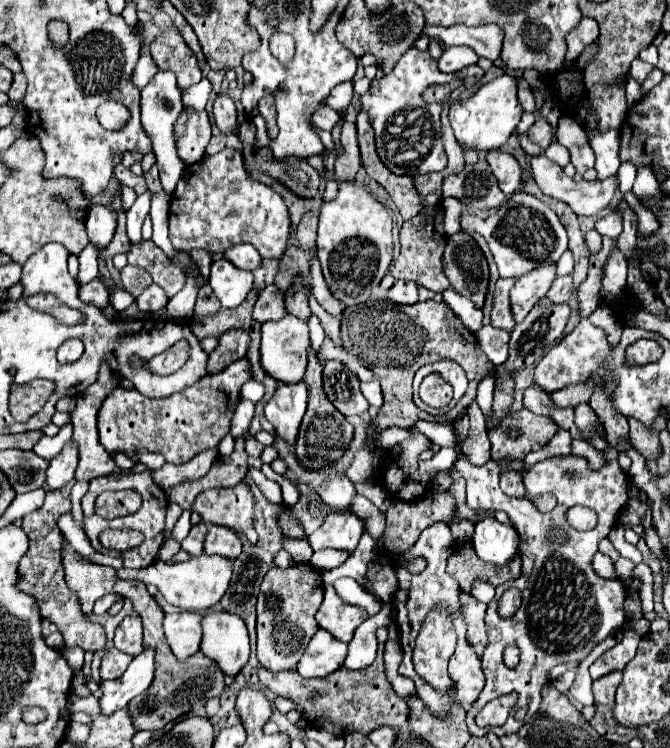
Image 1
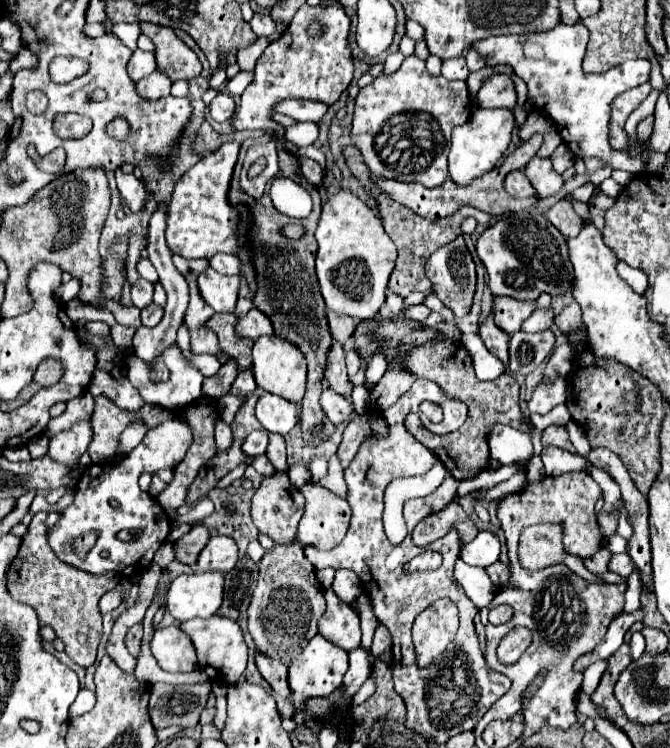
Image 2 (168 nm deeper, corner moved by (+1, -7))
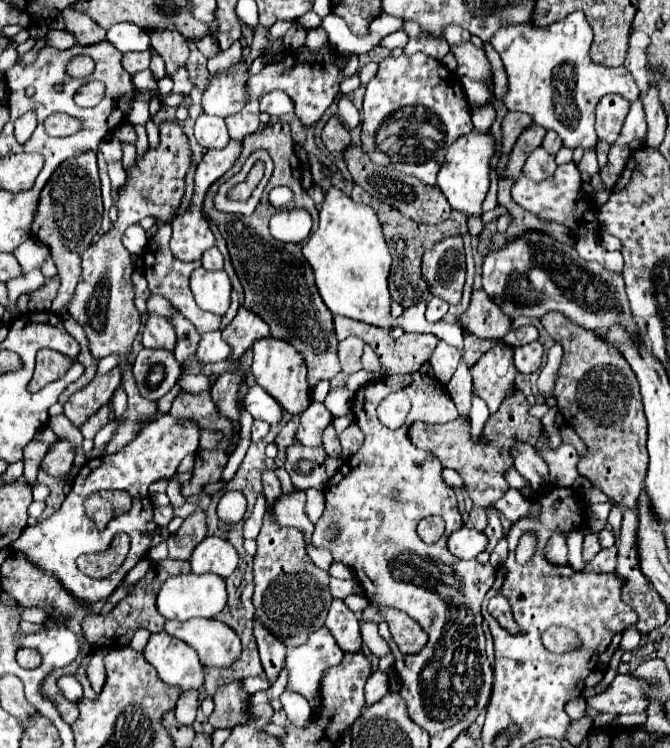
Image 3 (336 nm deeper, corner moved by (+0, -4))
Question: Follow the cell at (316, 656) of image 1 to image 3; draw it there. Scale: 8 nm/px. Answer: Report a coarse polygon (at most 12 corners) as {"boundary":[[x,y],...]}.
{"boundary":[[319,628],[287,652],[287,688],[315,710],[325,668],[343,660],[331,632]]}

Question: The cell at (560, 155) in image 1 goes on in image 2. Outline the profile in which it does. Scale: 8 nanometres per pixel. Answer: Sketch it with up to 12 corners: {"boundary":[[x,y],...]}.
{"boundary":[[564,143],[552,153],[552,165],[564,173],[574,165],[574,155]]}

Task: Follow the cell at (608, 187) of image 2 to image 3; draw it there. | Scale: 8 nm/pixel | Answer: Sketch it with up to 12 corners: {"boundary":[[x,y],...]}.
{"boundary":[[595,150],[585,152],[577,164],[581,172],[597,174],[599,164]]}

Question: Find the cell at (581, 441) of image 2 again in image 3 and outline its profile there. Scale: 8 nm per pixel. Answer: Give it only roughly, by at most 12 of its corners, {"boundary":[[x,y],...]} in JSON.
{"boundary":[[613,505],[607,520],[617,538],[620,533],[622,508]]}

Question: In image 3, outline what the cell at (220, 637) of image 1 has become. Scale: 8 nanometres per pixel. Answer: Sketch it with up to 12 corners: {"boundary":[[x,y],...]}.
{"boundary":[[167,620],[203,666],[229,668],[239,636],[219,620]]}

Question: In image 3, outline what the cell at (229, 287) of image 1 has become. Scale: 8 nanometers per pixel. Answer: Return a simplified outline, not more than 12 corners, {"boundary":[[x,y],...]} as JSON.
{"boundary":[[197,268],[191,292],[197,306],[223,316],[231,282],[225,270]]}

